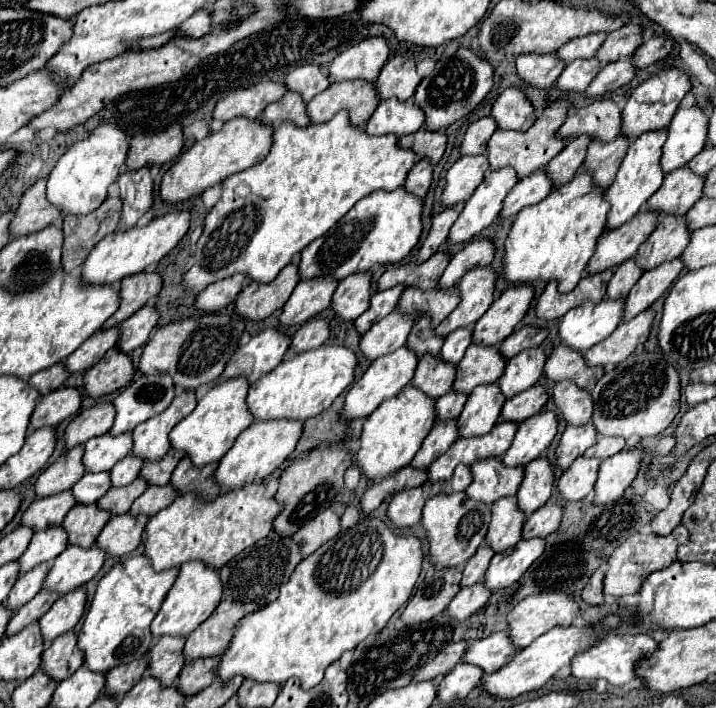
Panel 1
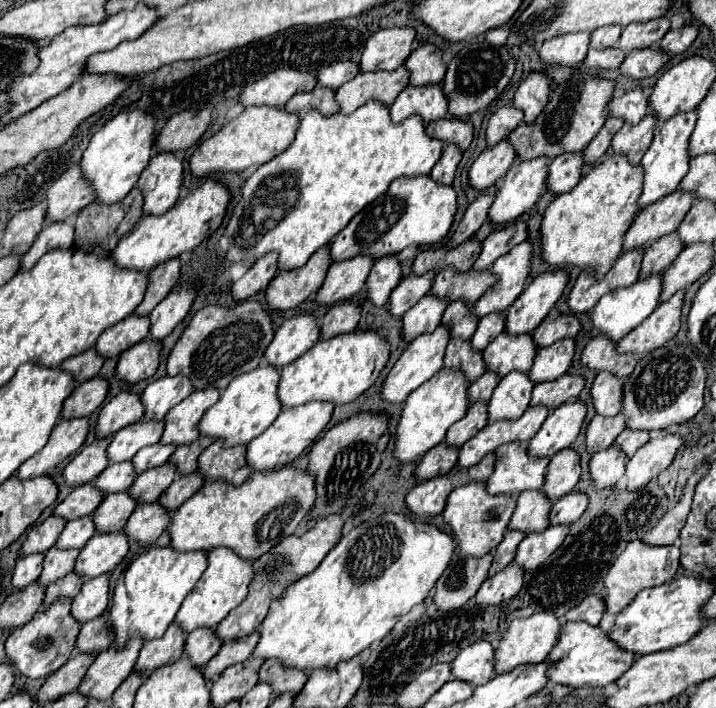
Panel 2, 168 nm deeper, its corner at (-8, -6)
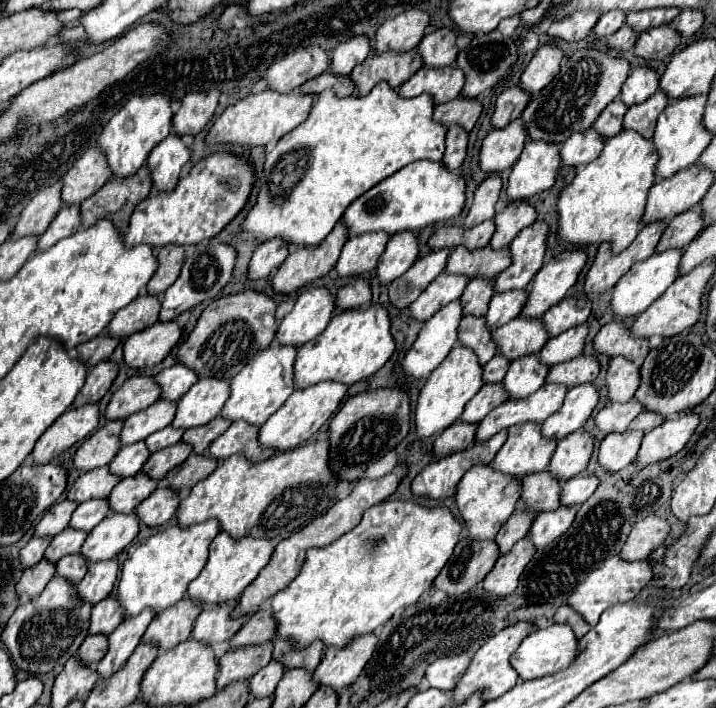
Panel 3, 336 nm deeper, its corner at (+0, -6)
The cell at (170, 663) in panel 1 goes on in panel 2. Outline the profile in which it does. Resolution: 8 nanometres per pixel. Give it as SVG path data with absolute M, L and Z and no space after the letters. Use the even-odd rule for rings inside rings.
M192 631L186 639L184 653L192 659L194 665L204 667L222 647L222 641L214 631Z

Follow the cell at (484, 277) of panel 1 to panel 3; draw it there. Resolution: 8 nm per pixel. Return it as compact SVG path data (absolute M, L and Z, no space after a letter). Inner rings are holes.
M534 221L508 247L512 263L494 281L494 293L524 289L544 263L548 225Z

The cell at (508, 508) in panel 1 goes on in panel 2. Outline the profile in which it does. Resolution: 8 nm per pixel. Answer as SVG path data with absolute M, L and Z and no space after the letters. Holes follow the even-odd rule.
M524 491L518 497L516 511L510 519L510 529L518 529L522 533L540 533L544 531L550 521L550 499L544 495L544 491Z

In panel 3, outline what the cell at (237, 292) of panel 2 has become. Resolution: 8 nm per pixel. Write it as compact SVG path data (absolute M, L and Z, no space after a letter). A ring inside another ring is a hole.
M272 239L270 243L258 245L248 265L248 279L256 281L256 279L268 277L272 269L276 269L288 257L288 251L290 249L286 247L286 243L278 243L276 239Z

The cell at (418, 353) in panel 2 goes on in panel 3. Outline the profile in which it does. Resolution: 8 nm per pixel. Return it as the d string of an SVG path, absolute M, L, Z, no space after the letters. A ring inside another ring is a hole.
M458 301L442 307L420 329L414 345L402 361L402 373L412 379L426 379L450 353L456 343L456 327L462 319L462 305Z

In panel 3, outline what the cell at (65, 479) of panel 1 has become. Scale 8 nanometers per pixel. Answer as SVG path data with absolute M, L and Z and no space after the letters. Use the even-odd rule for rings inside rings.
M108 421L104 427L94 431L76 451L74 469L90 471L96 467L106 467L120 451L120 443L118 443L120 429L122 429L122 421Z

